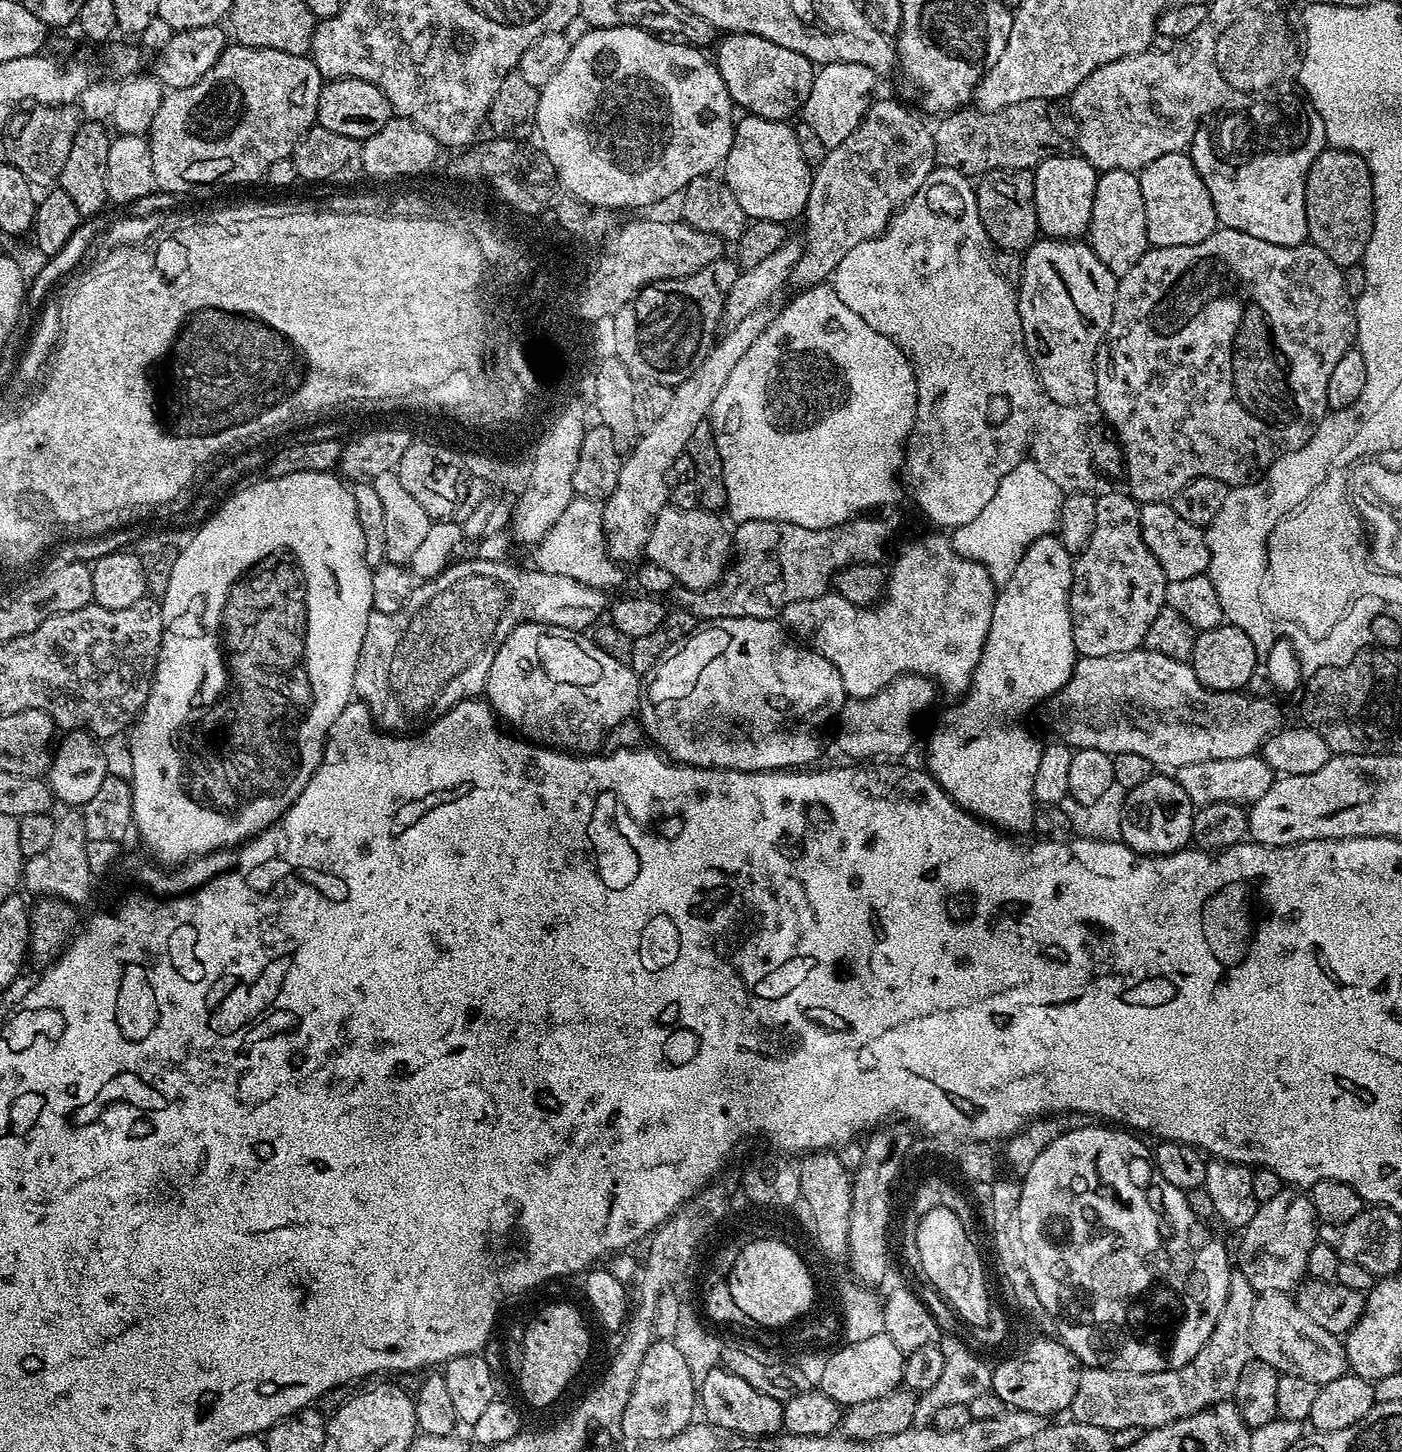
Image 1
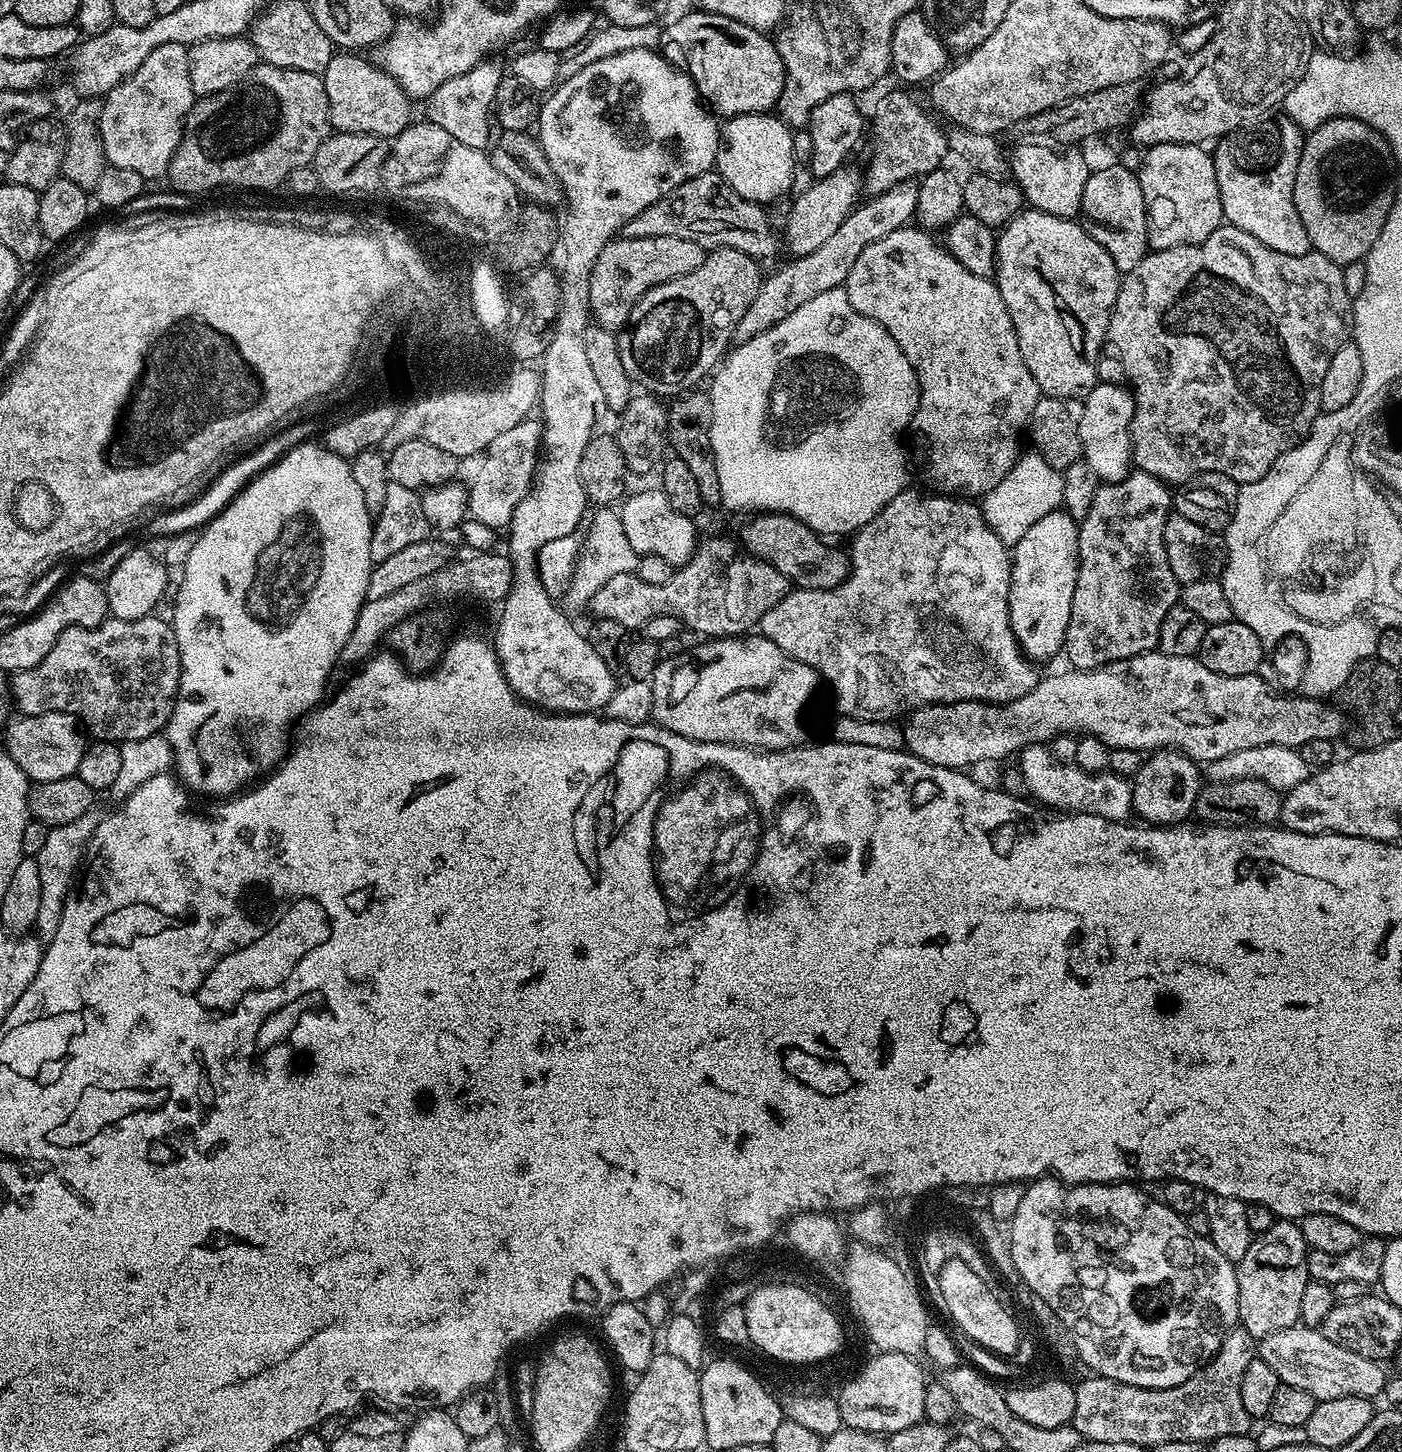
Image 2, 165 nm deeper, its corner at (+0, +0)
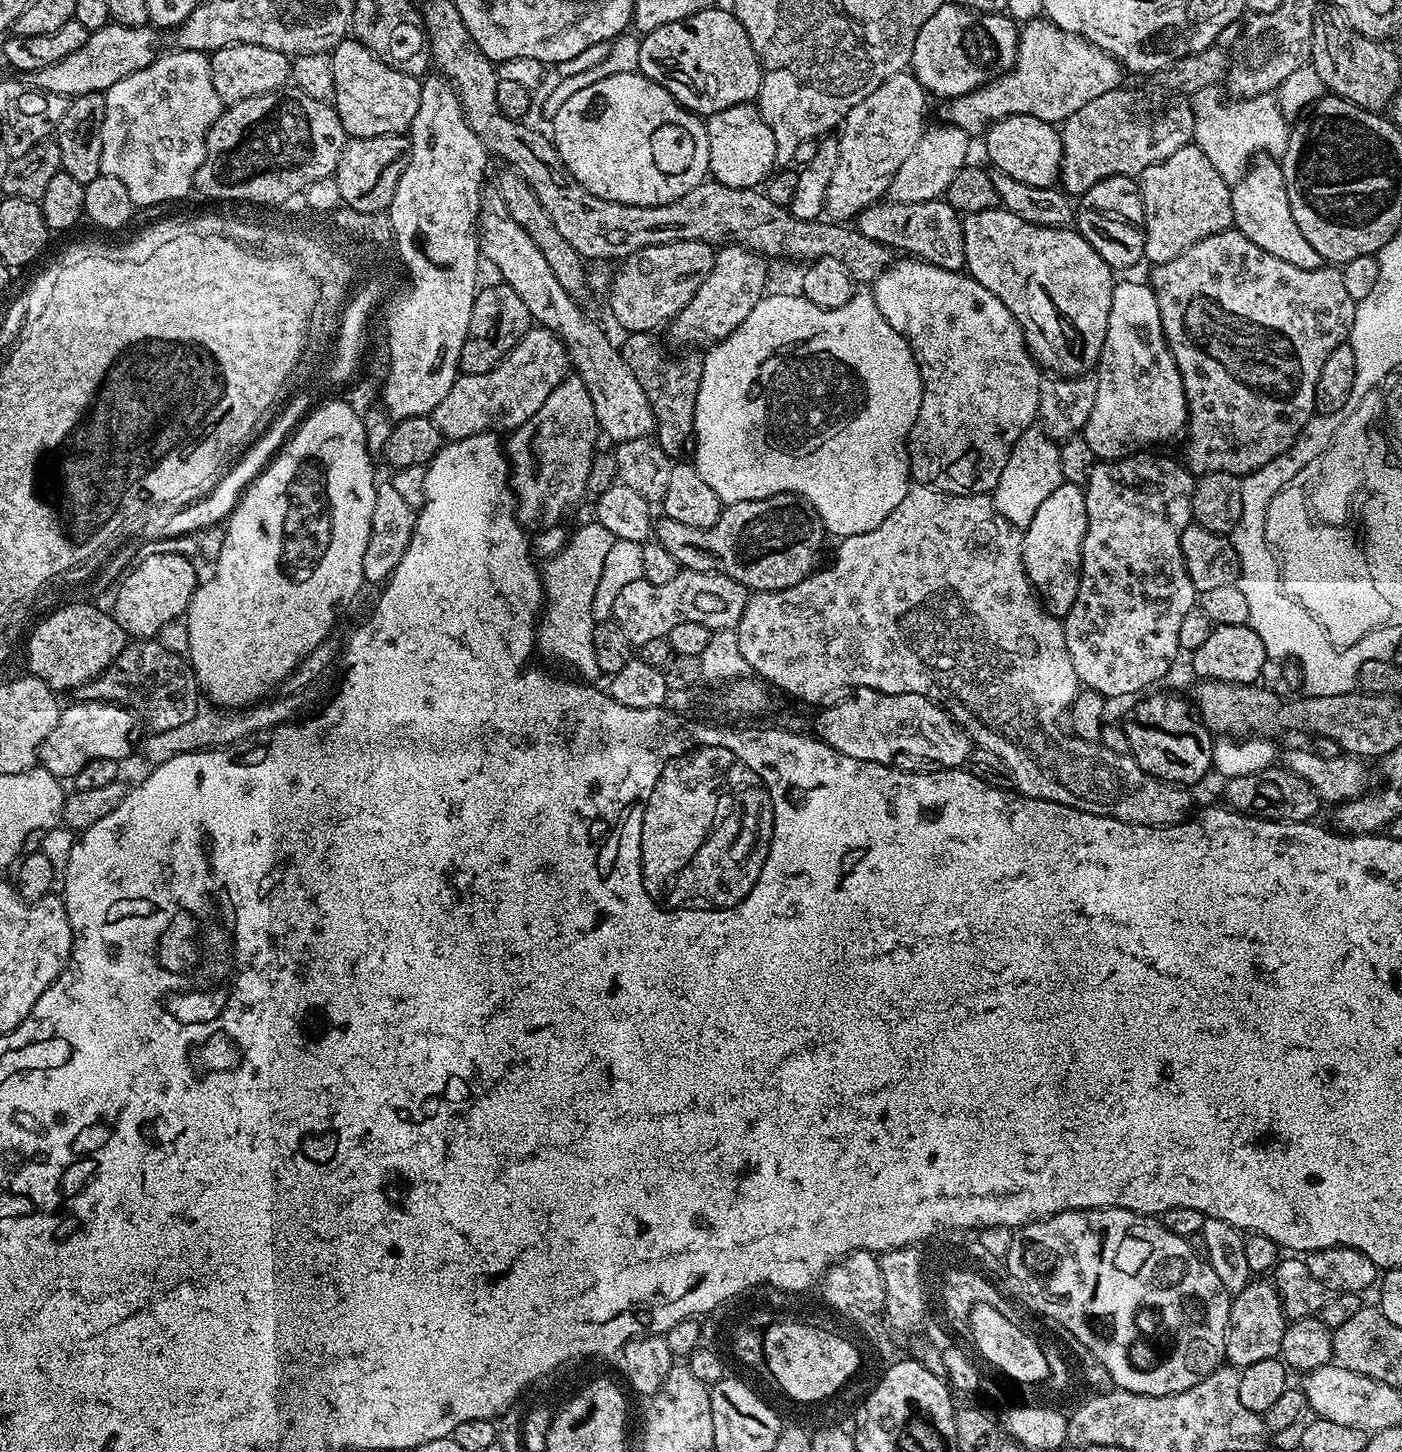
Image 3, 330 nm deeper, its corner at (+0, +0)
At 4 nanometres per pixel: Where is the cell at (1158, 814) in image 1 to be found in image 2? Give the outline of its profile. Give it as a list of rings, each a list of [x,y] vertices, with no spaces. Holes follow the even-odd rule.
[[[1156,750],[1145,759],[1142,770],[1138,770],[1131,785],[1135,815],[1140,815],[1145,825],[1175,826],[1185,823],[1193,815],[1202,787],[1202,768],[1183,752]]]

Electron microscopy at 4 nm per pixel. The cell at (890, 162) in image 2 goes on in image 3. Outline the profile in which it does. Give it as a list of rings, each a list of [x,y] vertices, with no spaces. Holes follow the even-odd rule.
[[[1037,18],[1027,21],[1019,29],[1020,41],[1016,65],[996,80],[989,80],[981,88],[975,88],[964,96],[955,97],[948,108],[947,119],[956,127],[969,134],[983,133],[992,127],[997,120],[1005,120],[1008,116],[1033,116],[1042,118],[1047,124],[1059,125],[1074,110],[1082,110],[1086,102],[1098,98],[1098,94],[1106,94],[1110,90],[1121,87],[1120,72],[1122,65],[1109,52],[1103,52],[1096,44],[1083,40],[1073,32],[1063,32],[1056,24],[1047,18]]]

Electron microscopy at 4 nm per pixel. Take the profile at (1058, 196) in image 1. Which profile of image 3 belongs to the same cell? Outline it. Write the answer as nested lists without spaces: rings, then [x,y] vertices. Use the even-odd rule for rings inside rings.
[[[1008,116],[1005,120],[997,120],[983,133],[982,139],[988,151],[987,163],[995,171],[1010,174],[1010,178],[1026,182],[1026,186],[1051,188],[1059,181],[1062,142],[1057,125],[1033,116]]]

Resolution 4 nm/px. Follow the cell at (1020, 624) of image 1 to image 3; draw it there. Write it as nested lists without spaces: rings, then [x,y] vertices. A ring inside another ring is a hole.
[[[1062,483],[1034,514],[1028,528],[1023,529],[1022,558],[1028,580],[1041,604],[1050,615],[1063,618],[1078,594],[1082,542],[1086,538],[1086,498],[1081,485]]]

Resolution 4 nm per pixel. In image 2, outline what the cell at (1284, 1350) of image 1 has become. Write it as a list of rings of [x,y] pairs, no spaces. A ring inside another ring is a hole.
[[[1297,1326],[1263,1337],[1258,1344],[1258,1356],[1278,1374],[1280,1383],[1314,1394],[1317,1402],[1347,1396],[1376,1398],[1383,1393],[1386,1383],[1386,1375],[1380,1369],[1383,1367],[1377,1361],[1362,1358],[1362,1354],[1330,1342],[1323,1331],[1314,1328]]]

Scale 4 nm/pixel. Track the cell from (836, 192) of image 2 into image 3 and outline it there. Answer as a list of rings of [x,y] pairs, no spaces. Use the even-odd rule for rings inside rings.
[[[905,70],[894,74],[894,78],[886,78],[874,94],[862,98],[850,110],[838,132],[838,166],[834,166],[834,178],[830,178],[830,187],[826,189],[824,212],[832,215],[829,217],[833,221],[851,221],[887,193],[894,174],[898,174],[898,166],[914,154],[926,131],[924,99],[926,93],[918,78]]]

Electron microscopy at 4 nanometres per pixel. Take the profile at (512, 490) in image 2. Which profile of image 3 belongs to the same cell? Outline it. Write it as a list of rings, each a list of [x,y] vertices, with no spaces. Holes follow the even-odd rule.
[[[565,376],[539,410],[509,436],[506,455],[516,495],[516,519],[526,530],[559,525],[568,504],[578,503],[580,495],[585,495],[592,457],[598,452],[594,402],[590,402],[582,378]]]

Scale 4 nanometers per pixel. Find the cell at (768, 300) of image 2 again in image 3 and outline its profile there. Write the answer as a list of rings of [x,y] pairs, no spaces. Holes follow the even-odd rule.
[[[944,122],[941,128],[929,127],[918,142],[914,154],[898,166],[898,174],[890,182],[886,196],[891,203],[905,204],[906,202],[930,202],[939,200],[947,193],[950,182],[969,163],[968,160],[969,133],[956,127],[951,122]]]

